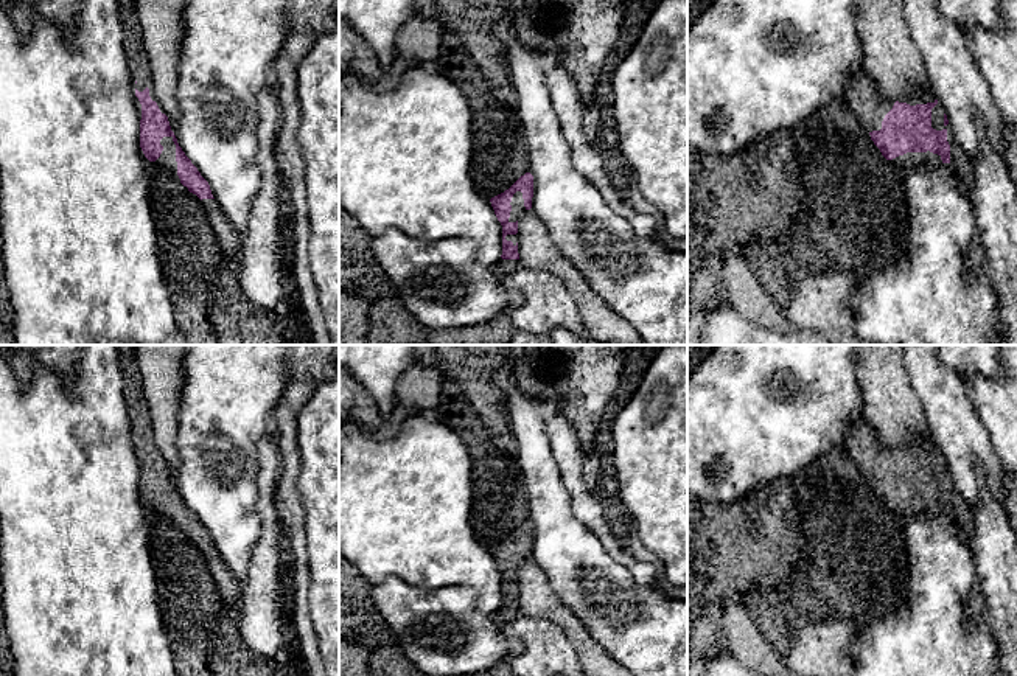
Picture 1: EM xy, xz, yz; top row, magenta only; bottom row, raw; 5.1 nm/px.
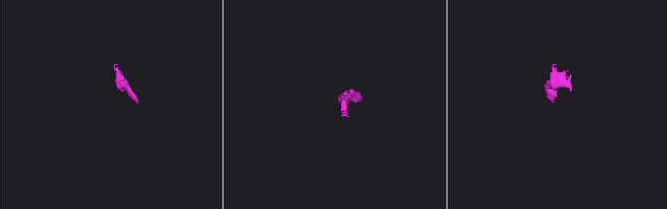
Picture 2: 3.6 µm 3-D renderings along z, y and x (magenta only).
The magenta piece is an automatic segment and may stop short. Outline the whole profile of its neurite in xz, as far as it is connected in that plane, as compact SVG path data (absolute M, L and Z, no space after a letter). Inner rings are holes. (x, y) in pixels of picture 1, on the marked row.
M526 172L508 190L490 199L498 221L502 225L502 255L493 267L496 275L505 275L519 267L518 219L532 208L533 176Z

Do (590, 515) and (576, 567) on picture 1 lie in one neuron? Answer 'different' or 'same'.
different

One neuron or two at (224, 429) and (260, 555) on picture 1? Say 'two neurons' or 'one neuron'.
two neurons

